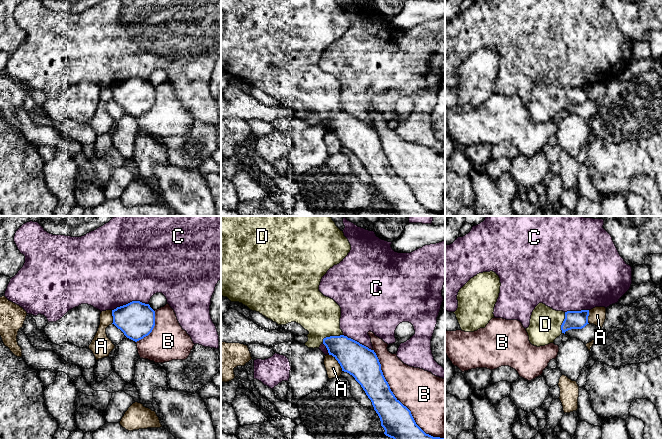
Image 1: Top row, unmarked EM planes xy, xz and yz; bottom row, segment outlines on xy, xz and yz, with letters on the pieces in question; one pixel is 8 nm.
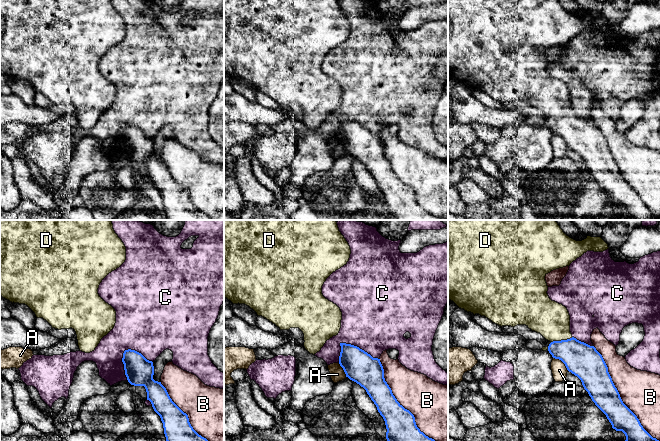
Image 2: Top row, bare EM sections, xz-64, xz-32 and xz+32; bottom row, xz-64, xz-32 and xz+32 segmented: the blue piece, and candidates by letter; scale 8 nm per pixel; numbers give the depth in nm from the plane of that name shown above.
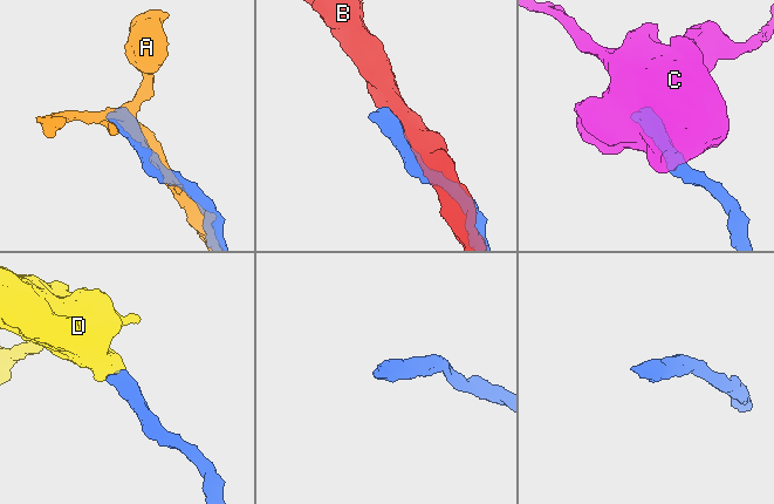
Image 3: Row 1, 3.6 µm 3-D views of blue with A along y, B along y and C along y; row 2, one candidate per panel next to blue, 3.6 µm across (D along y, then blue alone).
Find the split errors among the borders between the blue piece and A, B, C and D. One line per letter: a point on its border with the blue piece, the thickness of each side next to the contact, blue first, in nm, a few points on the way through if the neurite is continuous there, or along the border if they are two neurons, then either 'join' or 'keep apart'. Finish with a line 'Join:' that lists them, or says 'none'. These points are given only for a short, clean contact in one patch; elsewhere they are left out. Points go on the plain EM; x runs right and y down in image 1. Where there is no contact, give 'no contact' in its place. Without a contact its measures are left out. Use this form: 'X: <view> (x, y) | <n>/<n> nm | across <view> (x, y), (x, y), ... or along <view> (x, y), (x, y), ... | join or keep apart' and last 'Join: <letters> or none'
A: xz (338, 138) | 260/120 nm | along xz (329, 130), (337, 137), (342, 147) | keep apart
B: xz (398, 176) | 260/360 nm | keep apart
C: xy (130, 78) | 300/500 nm | keep apart
D: xz (331, 112) | 260/320 nm | across xz (353, 133), (331, 112), (323, 101), (320, 91) | join
Join: D

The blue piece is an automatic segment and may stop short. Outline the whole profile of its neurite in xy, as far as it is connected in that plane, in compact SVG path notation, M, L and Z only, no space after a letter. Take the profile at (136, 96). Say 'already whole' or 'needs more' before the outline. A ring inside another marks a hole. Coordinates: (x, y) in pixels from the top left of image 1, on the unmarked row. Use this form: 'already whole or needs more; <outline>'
already whole; M140 77L117 83L112 86L112 92L112 100L135 118L148 112L155 102L155 87Z

